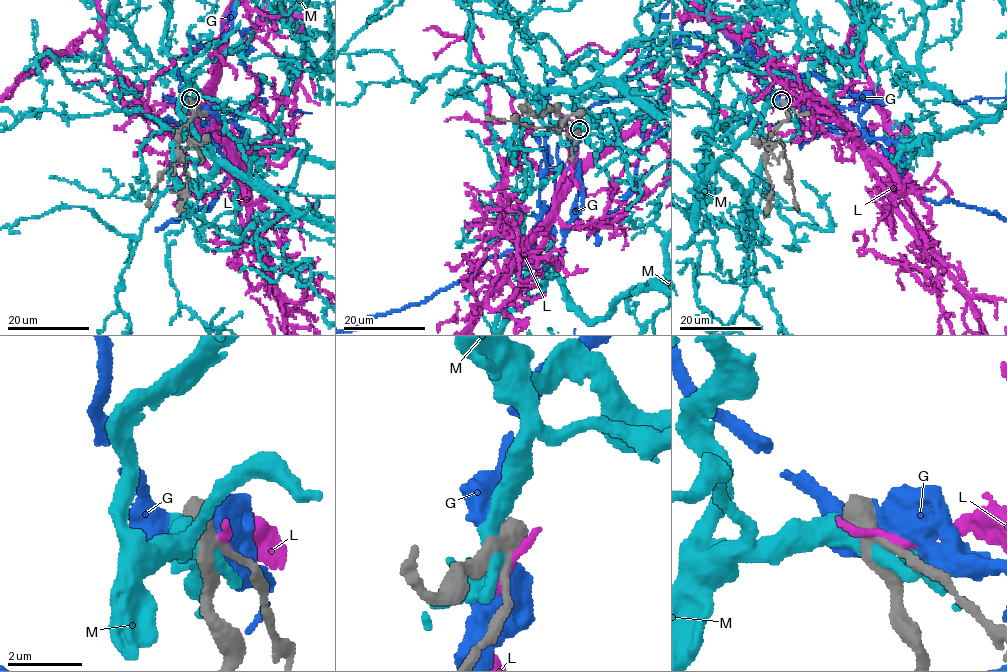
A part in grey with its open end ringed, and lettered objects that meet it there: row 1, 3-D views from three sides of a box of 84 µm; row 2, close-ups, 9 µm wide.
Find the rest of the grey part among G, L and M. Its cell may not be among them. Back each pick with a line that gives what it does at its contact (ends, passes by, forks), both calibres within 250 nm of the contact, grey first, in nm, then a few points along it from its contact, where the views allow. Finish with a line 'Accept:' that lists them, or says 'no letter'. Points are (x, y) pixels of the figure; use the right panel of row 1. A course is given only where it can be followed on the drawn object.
Accept: no letter

